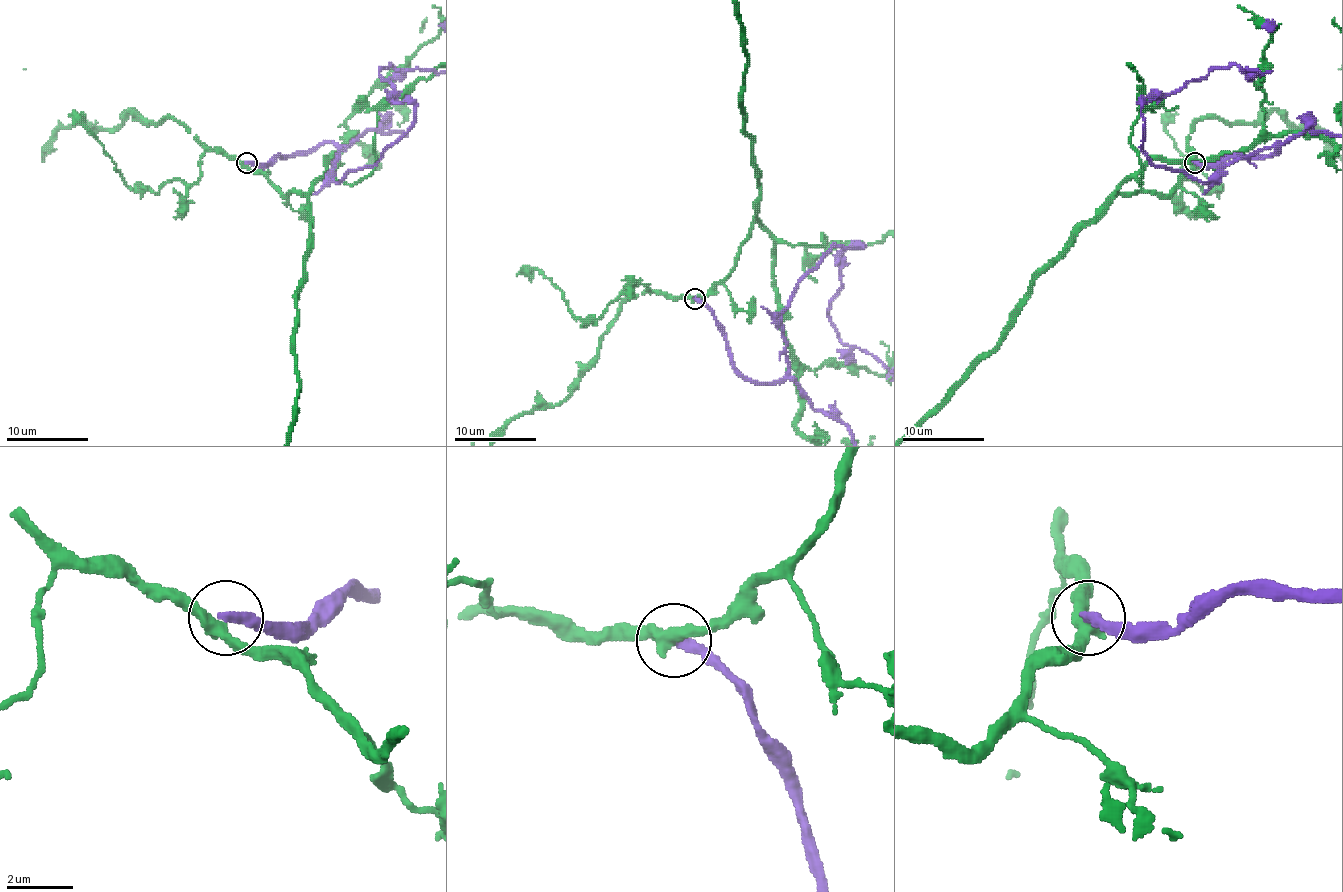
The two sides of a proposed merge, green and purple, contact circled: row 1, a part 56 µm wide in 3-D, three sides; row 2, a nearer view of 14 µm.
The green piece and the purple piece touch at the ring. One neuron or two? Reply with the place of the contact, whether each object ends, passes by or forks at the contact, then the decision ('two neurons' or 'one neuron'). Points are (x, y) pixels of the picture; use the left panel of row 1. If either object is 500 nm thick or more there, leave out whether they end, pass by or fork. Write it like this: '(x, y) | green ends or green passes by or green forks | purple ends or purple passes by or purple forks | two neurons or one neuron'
(247, 163) | green passes by | purple ends | two neurons

